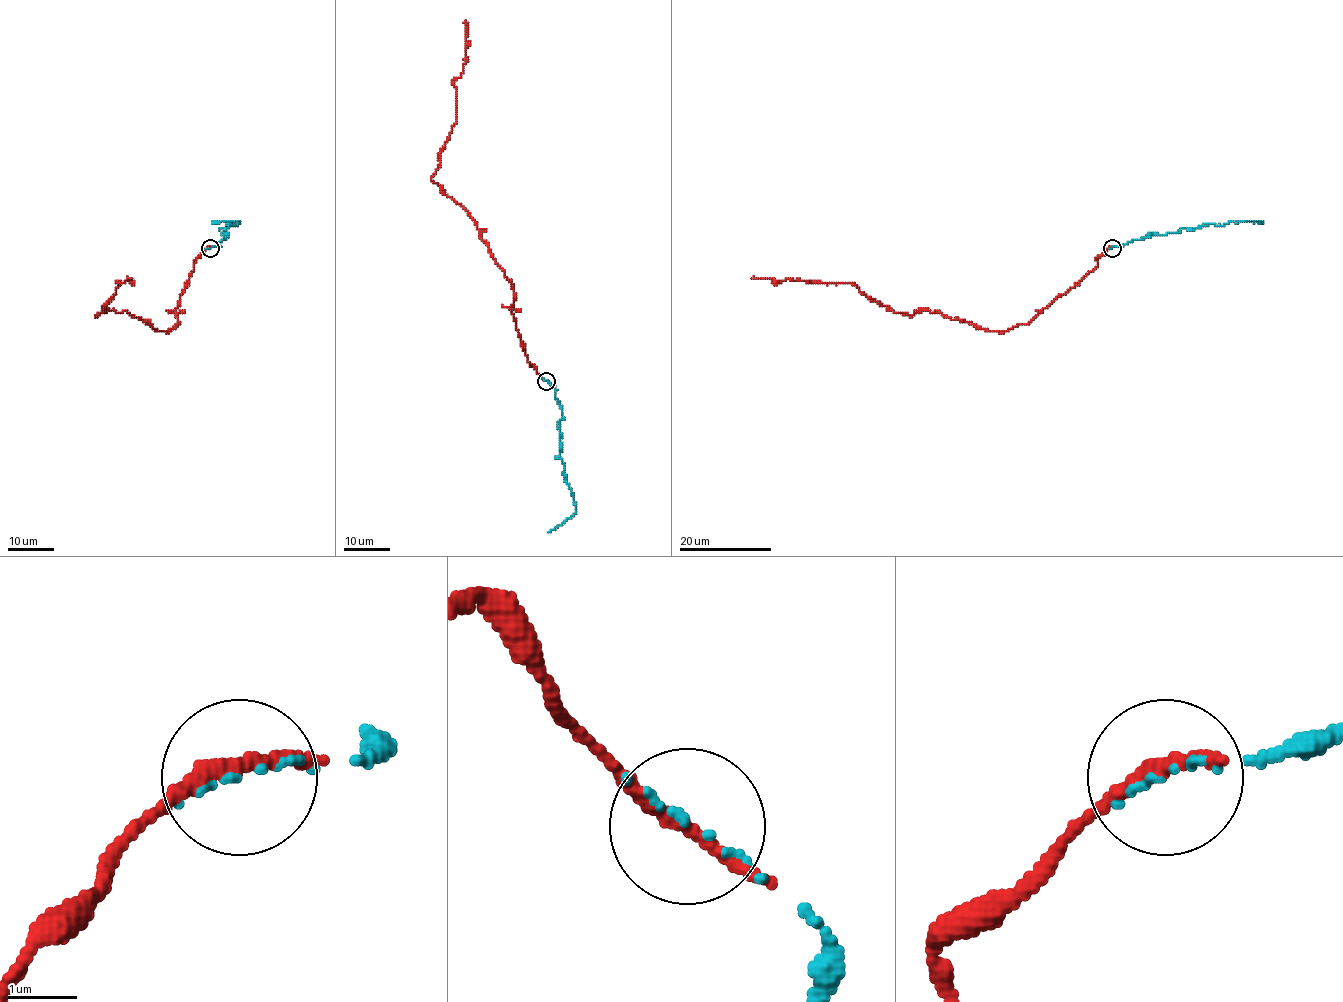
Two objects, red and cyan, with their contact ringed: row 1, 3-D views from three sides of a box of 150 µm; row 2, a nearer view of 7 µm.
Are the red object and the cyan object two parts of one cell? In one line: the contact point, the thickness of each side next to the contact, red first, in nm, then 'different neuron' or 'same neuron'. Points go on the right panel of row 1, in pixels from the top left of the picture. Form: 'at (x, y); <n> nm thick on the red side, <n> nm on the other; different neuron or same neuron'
at (1112, 248); 200 nm thick on the red side, 50 nm on the other; same neuron

